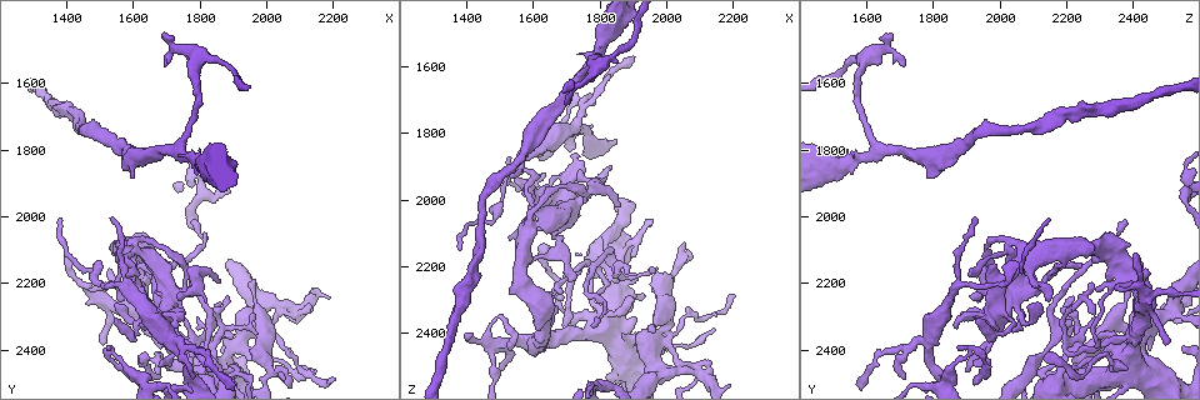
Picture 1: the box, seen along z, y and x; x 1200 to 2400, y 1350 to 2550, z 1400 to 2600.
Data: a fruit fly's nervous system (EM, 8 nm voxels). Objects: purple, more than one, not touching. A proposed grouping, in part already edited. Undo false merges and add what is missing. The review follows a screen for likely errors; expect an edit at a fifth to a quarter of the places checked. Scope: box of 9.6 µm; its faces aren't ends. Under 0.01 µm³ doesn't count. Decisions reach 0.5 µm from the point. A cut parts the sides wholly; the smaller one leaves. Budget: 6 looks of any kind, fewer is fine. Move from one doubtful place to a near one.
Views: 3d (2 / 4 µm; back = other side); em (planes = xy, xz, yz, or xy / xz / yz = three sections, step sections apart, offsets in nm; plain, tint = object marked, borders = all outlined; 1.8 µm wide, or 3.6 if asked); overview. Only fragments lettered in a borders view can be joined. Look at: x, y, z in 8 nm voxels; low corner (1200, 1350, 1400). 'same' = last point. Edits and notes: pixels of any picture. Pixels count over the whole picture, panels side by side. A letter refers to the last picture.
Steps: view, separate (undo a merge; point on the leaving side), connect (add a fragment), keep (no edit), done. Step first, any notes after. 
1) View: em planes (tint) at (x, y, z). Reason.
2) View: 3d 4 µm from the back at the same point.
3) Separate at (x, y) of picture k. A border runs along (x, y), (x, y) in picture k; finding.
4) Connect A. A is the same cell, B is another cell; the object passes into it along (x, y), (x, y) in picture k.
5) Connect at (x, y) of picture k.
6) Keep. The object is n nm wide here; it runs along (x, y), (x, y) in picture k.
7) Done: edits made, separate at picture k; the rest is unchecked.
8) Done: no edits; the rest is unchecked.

View: em yz step 4 (plain) at (1780, 2170, 1950).

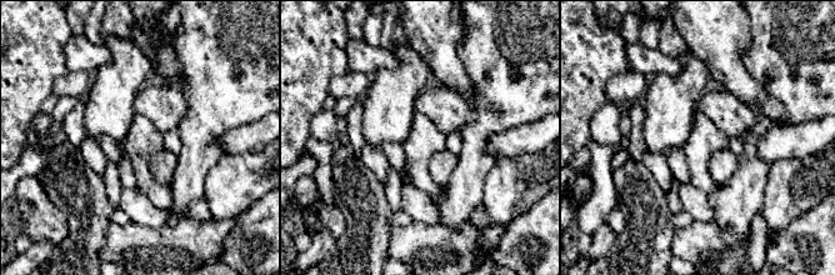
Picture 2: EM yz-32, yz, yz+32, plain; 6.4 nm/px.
View: em yz step 4 (borders) at the same point. See the neighbours.

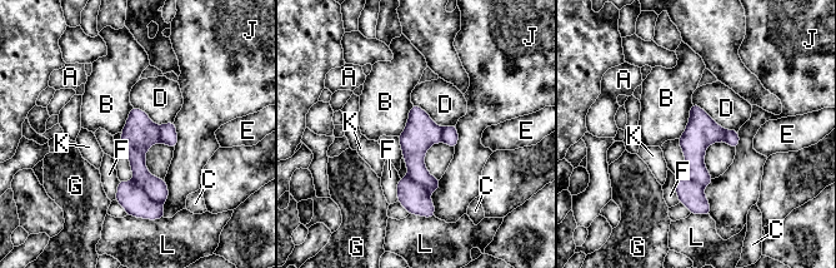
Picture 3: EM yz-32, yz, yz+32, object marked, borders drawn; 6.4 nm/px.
Keep. A, B, C, D, E, F, G, J, K and L are other cells; all the same neuron.

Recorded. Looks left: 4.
View: 3d 2 µm from the back at (1740, 1800, 1630). Three arms meet.

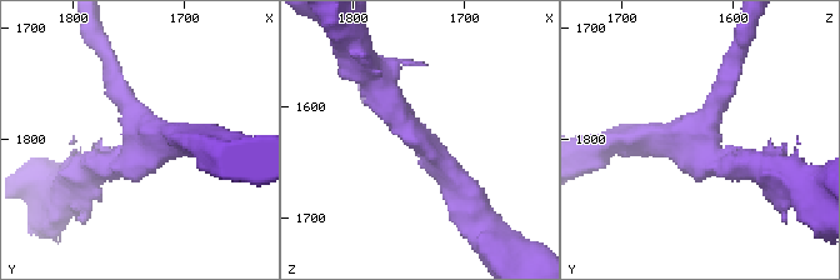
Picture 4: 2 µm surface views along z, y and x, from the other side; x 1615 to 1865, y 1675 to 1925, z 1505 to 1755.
View: em xy step 16 (tint) at (1744, 1806, 1626). 3 arms meet here.

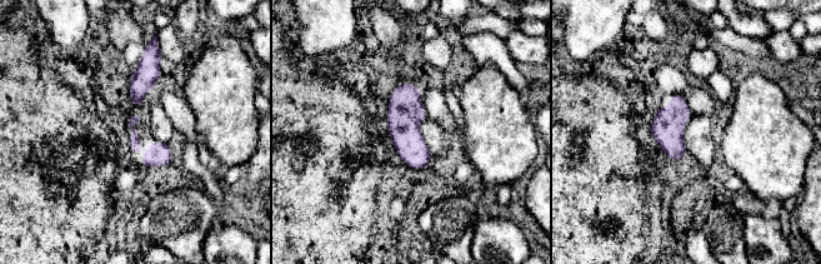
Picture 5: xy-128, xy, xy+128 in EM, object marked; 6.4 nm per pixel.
View: em planes (borders) at the same point. Another direction.

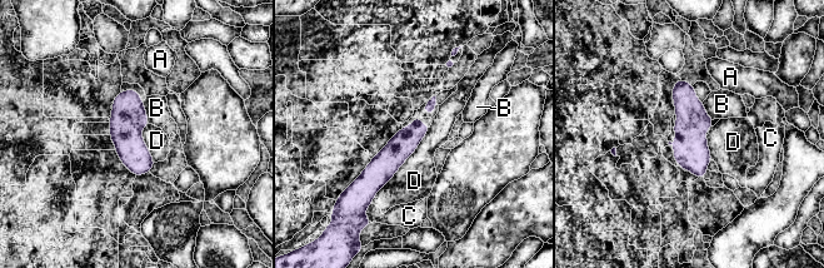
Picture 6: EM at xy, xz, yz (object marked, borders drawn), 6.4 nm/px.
Keep. A, B, C and D are other cells; a border runs along (430, 127), (417, 149), (370, 202) in picture 6; continuous, no second neuron.

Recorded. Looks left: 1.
Done: no edits; the rest is unchecked.

